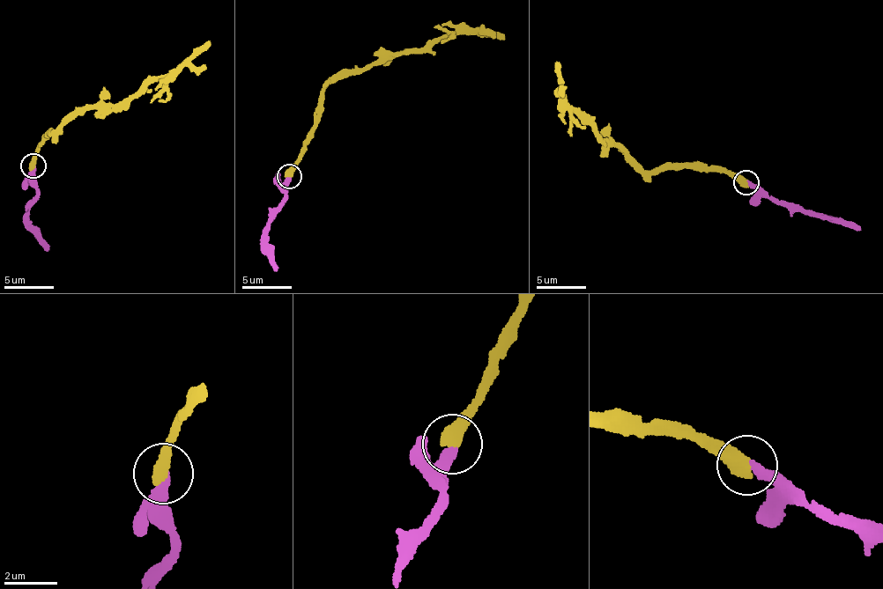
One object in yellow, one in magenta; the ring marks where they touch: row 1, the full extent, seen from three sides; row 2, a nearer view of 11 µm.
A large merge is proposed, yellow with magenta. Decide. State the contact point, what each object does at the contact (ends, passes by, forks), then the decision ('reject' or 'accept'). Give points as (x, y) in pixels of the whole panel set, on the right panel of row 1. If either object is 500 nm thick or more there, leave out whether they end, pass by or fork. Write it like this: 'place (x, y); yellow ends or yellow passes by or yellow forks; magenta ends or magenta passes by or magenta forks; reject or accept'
place (746, 182); accept

